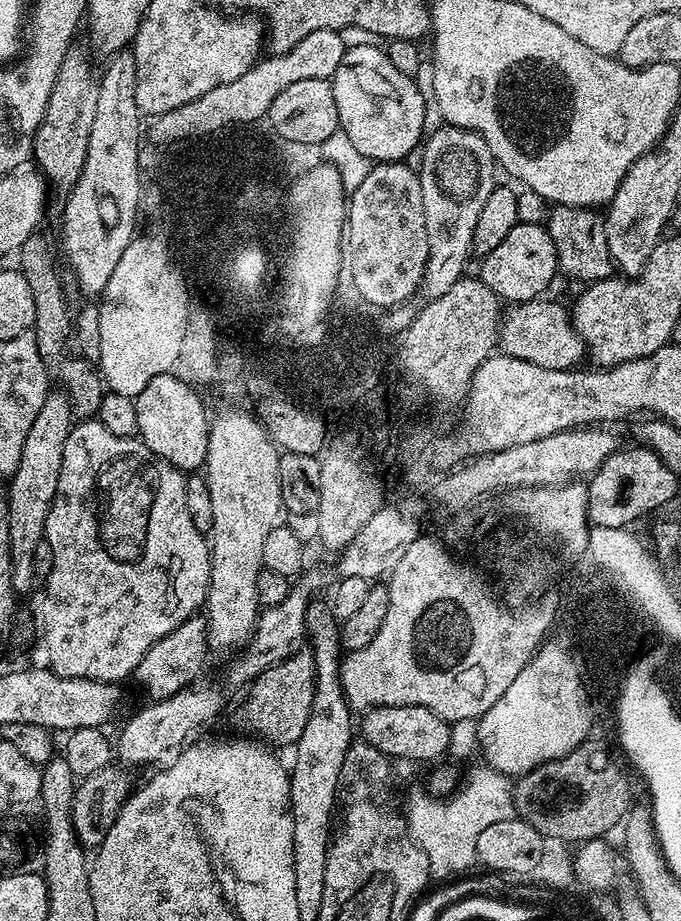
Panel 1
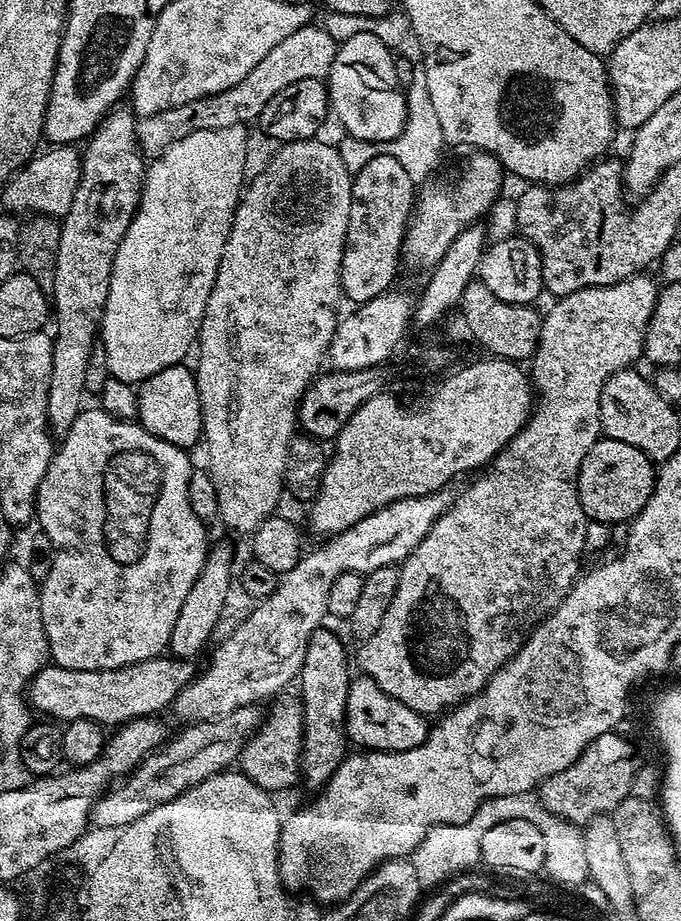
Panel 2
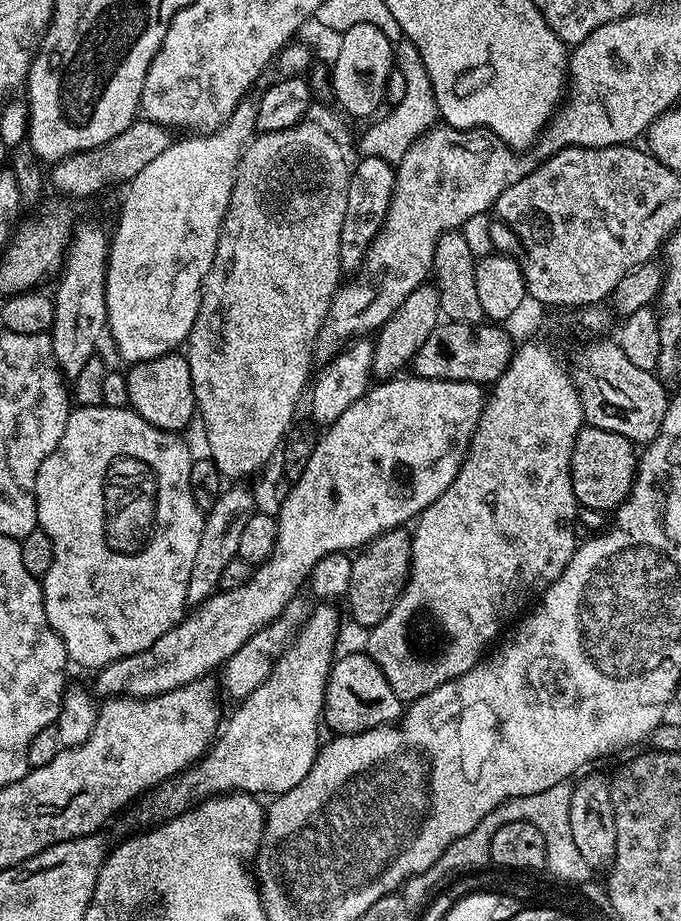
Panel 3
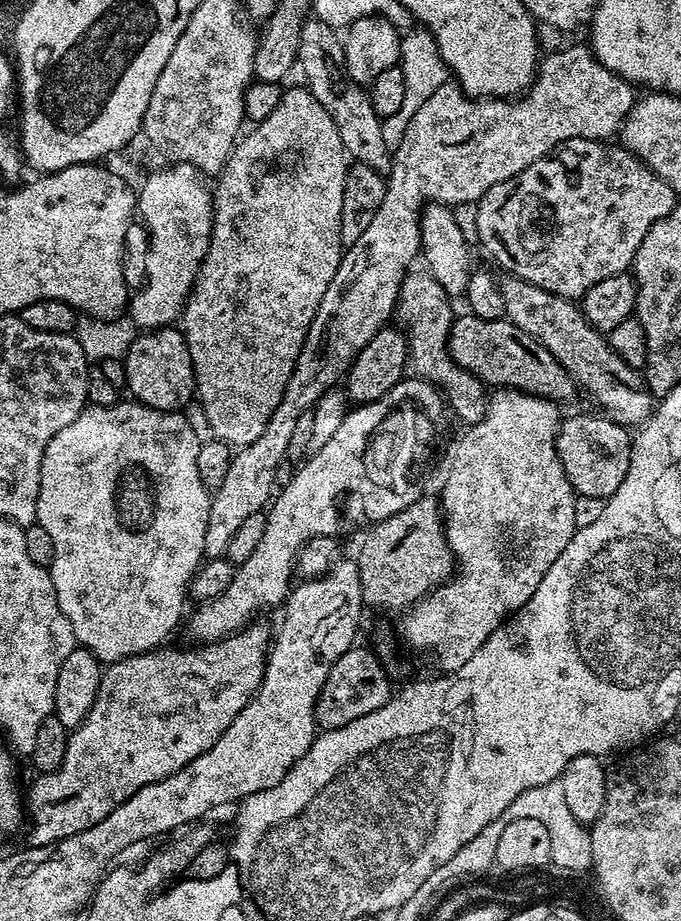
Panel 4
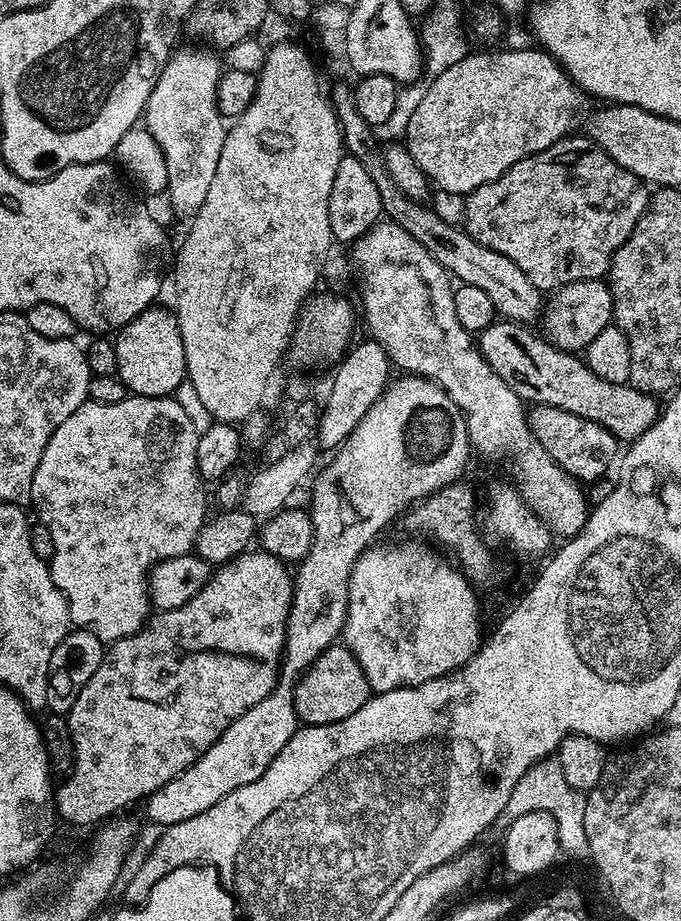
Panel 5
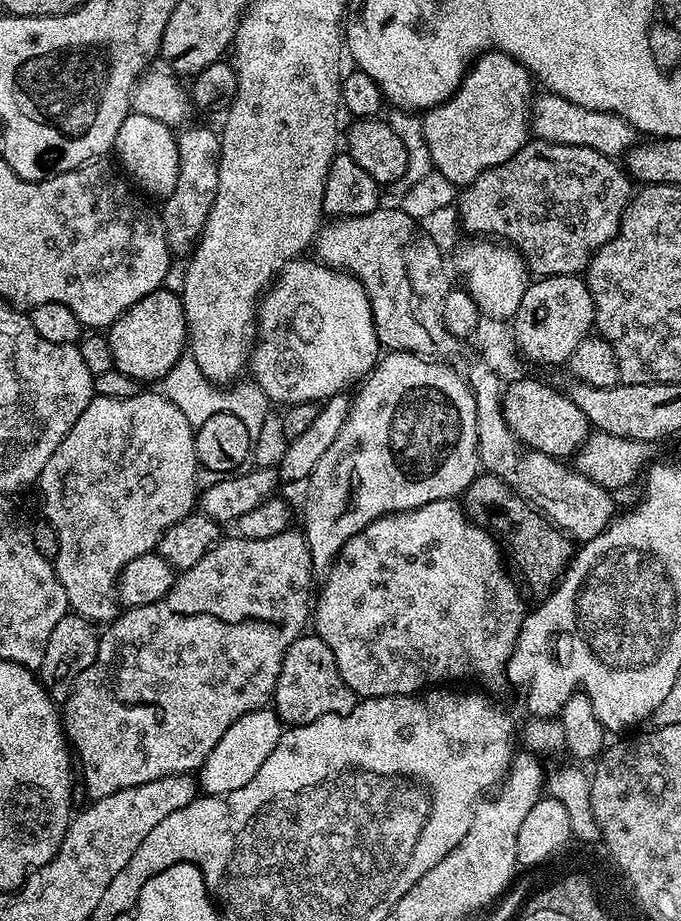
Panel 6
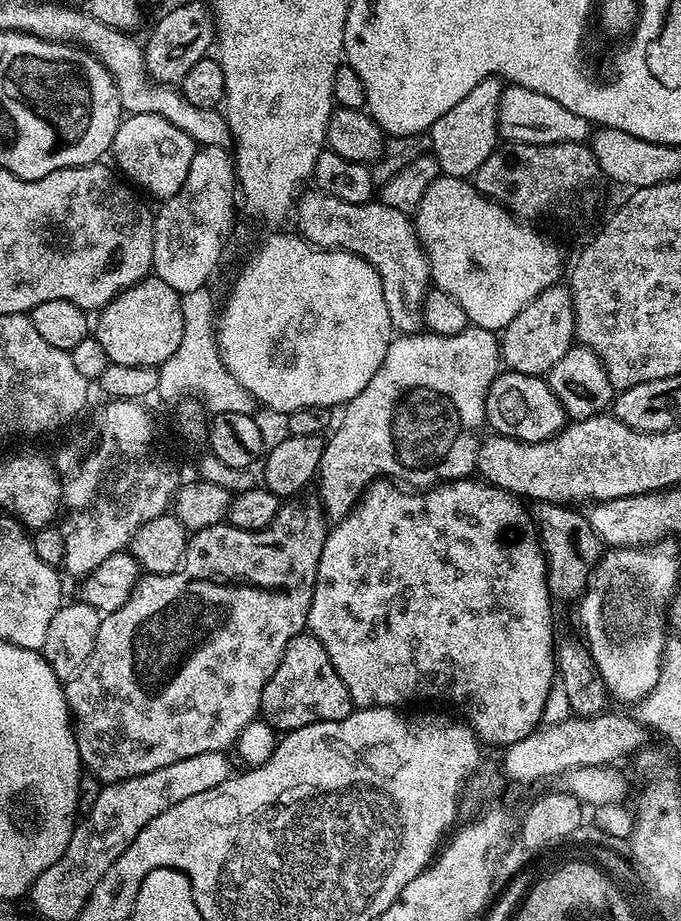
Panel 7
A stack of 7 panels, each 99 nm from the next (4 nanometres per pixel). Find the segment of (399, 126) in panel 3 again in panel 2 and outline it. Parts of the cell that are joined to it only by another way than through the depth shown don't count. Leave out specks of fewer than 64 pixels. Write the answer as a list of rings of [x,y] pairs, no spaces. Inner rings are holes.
[[[422,70],[413,71],[411,82],[407,84],[404,93],[407,102],[407,116],[403,130],[392,140],[368,143],[364,139],[355,139],[347,135],[339,139],[338,147],[348,148],[348,144],[352,144],[352,148],[356,148],[356,144],[364,143],[364,156],[360,156],[360,152],[356,152],[356,172],[366,166],[372,158],[388,155],[396,158],[402,164],[402,168],[406,174],[410,175],[414,184],[422,184],[429,179],[428,174],[433,170],[438,160],[438,154],[441,152],[442,146],[445,147],[446,141],[439,125],[438,114],[431,105],[430,92],[426,87],[426,78]]]

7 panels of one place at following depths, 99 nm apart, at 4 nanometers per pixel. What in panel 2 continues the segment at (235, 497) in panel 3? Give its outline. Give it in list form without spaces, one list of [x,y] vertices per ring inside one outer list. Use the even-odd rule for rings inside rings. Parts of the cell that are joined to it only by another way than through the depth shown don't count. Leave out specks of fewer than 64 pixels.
[[[213,543],[204,559],[202,570],[190,590],[186,594],[186,602],[182,602],[182,610],[178,610],[178,619],[174,621],[174,630],[168,639],[171,655],[181,658],[196,658],[196,655],[209,647],[208,639],[224,612],[224,603],[228,600],[228,587],[234,584],[234,568],[232,572],[232,548],[228,544]]]

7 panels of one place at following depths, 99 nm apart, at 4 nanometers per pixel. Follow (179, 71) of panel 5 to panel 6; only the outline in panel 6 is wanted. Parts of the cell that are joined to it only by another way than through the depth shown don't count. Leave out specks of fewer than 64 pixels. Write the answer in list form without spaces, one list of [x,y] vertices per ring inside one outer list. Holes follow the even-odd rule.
[[[188,126],[179,133],[177,148],[180,155],[178,182],[172,193],[163,201],[162,219],[168,247],[173,253],[191,253],[200,231],[206,226],[206,218],[212,209],[214,194],[218,190],[218,162],[220,161],[220,138],[208,128]]]

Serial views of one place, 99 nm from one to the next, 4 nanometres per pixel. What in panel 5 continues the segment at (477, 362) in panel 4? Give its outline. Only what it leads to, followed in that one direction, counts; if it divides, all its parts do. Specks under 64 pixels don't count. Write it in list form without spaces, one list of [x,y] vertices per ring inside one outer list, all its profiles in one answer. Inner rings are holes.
[[[501,319],[478,336],[482,358],[490,362],[494,374],[498,374],[498,378],[502,378],[502,382],[506,382],[506,386],[510,386],[521,400],[532,406],[554,406],[558,410],[578,414],[578,418],[598,422],[598,426],[610,430],[610,434],[620,442],[638,439],[660,419],[662,404],[657,397],[633,388],[629,383],[615,384],[598,378],[598,374],[594,374],[579,355],[554,347],[543,335],[535,336],[532,330],[531,327]]]

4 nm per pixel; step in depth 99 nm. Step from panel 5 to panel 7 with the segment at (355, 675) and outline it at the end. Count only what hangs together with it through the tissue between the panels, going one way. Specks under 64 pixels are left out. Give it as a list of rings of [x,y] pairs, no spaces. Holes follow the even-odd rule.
[[[311,634],[295,636],[286,646],[274,678],[266,682],[262,690],[260,711],[263,719],[281,733],[292,732],[302,726],[310,726],[323,720],[341,720],[354,710],[348,688],[342,682],[338,670],[330,662],[330,654]]]

